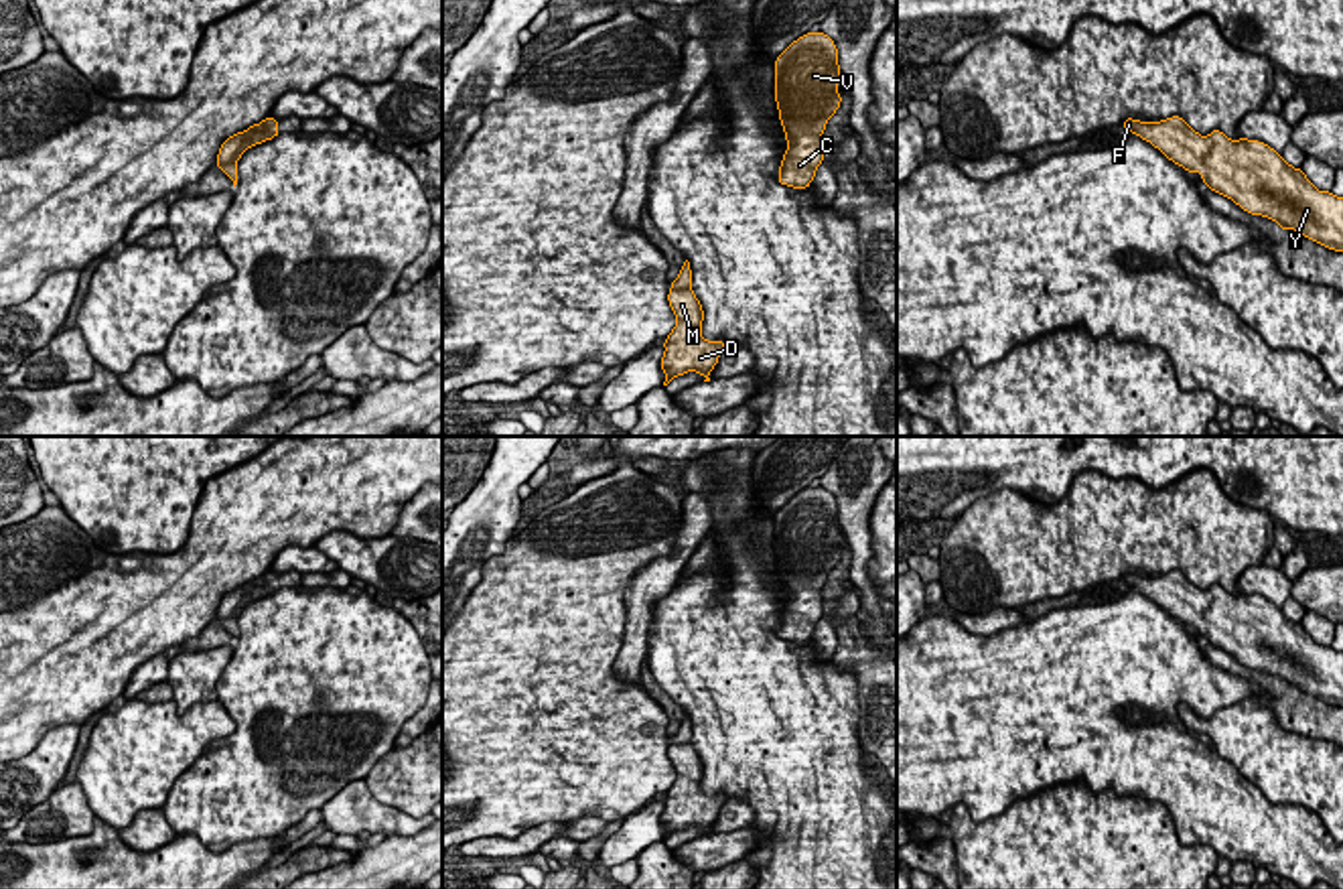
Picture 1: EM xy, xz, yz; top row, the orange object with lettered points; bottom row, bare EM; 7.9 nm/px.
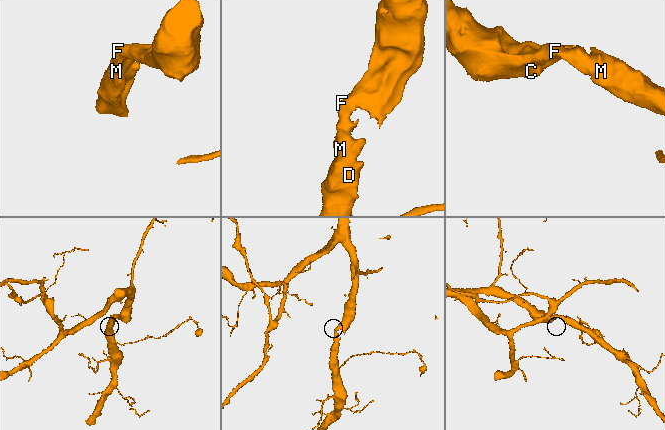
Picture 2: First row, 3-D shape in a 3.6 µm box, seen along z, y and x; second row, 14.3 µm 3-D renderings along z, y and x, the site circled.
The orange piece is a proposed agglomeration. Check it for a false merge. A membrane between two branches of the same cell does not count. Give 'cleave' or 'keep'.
keep

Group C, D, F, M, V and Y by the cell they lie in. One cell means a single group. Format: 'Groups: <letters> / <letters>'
Groups: C D F M V Y

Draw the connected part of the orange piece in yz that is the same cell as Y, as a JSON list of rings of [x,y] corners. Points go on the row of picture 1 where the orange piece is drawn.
[[[1181,116],[1160,122],[1140,122],[1126,118],[1126,130],[1158,148],[1169,160],[1187,173],[1199,173],[1207,189],[1231,199],[1250,215],[1262,215],[1278,223],[1280,229],[1294,229],[1333,252],[1343,252],[1343,197],[1319,191],[1302,173],[1288,164],[1282,154],[1260,140],[1231,140],[1221,130],[1209,136],[1195,132]]]

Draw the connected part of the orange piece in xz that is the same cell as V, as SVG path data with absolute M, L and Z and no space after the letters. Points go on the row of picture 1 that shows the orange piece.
M805 32L775 59L775 101L787 150L777 183L807 189L824 162L822 134L842 104L842 79L836 43L820 32Z

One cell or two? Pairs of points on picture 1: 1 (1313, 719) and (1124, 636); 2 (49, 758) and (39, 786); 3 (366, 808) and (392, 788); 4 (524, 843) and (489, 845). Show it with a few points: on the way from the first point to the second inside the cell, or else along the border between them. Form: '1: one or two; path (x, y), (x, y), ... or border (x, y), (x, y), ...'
1: two; border (1273, 689), (1254, 699)
2: one; path (47, 764), (39, 780)
3: two; border (364, 780), (380, 802), (420, 818)
4: one; path (516, 845), (498, 845)

